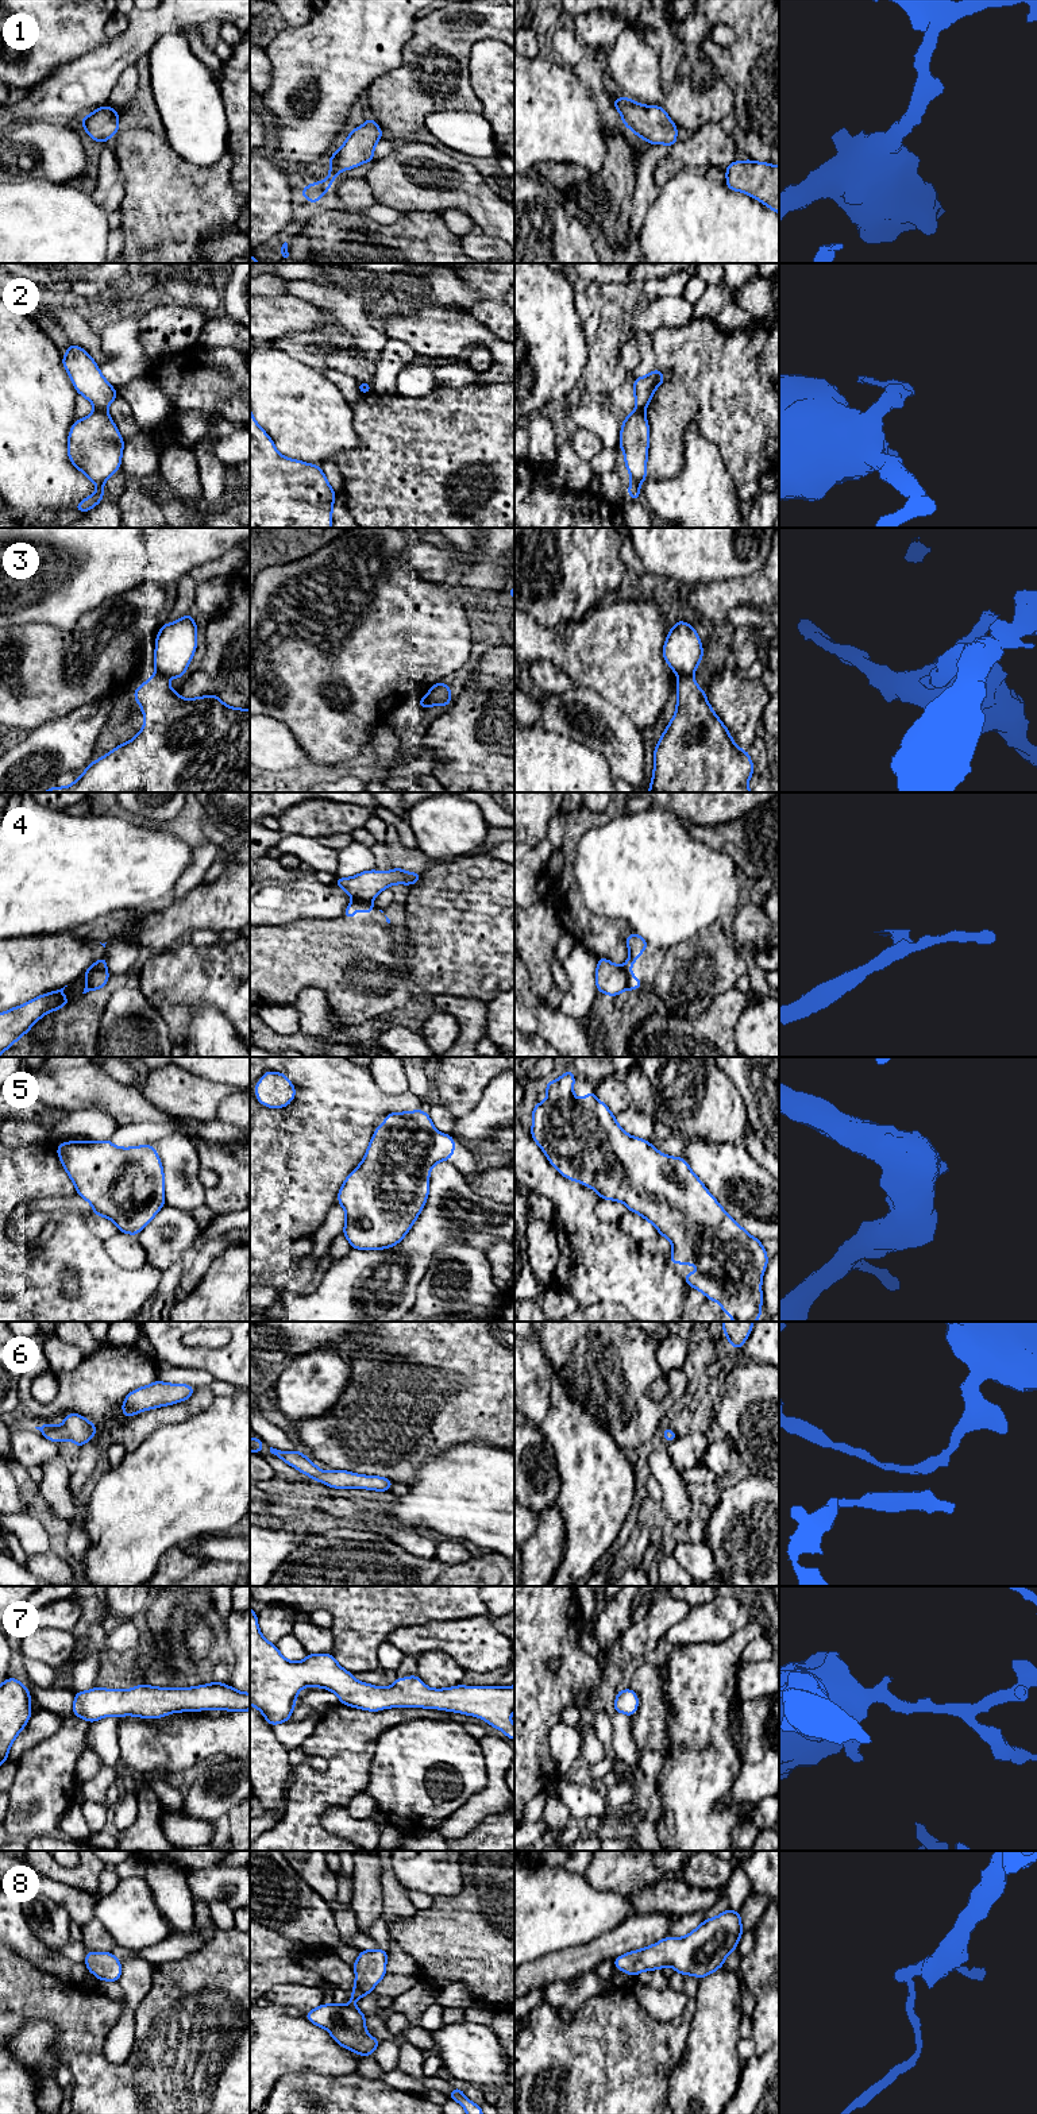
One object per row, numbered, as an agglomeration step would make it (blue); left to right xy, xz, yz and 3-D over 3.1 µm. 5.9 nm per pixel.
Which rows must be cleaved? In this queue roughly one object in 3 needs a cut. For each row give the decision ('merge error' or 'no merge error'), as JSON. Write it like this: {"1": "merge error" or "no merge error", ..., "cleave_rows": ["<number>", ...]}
{"1": "no merge error", "2": "merge error", "3": "merge error", "4": "merge error", "5": "no merge error", "6": "no merge error", "7": "no merge error", "8": "no merge error", "cleave_rows": ["2", "3", "4"]}

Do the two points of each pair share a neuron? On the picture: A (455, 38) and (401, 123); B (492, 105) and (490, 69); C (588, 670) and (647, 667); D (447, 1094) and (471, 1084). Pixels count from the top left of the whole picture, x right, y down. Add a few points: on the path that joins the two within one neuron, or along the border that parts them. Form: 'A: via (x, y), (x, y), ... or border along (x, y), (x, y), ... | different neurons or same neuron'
A: via (451, 60), (408, 101) | same neuron
B: via (492, 96), (492, 78) | same neuron
C: via (602, 667), (632, 667) | same neuron
D: via (454, 1087), (455, 1084), (465, 1084) | same neuron

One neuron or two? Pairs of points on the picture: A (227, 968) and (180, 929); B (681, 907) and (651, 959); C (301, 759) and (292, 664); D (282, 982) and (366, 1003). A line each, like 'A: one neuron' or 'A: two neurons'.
A: two neurons
B: two neurons
C: two neurons
D: one neuron

